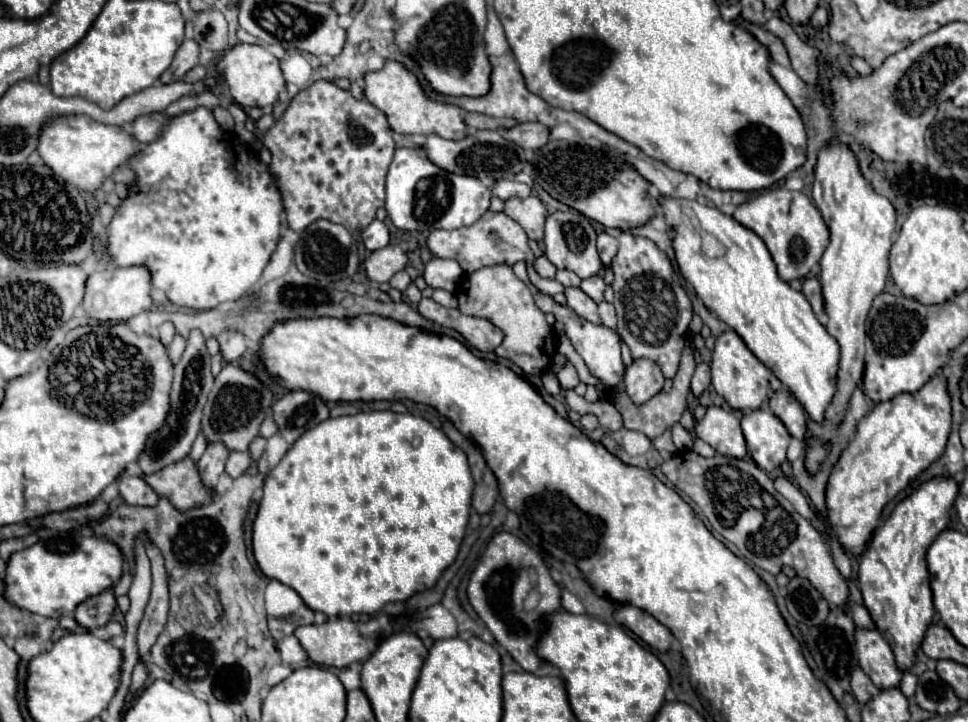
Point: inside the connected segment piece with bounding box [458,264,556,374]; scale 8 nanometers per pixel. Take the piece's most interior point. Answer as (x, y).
(494, 292)

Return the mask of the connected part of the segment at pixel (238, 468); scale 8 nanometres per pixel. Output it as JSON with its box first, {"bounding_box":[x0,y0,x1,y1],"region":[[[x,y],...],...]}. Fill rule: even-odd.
{"bounding_box":[226,452,256,478],"region":[[[230,452],[230,458],[226,462],[226,474],[232,476],[232,478],[238,478],[254,464],[256,462],[252,460],[250,452]]]}

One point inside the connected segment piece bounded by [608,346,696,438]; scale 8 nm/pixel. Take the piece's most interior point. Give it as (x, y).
(663, 411)

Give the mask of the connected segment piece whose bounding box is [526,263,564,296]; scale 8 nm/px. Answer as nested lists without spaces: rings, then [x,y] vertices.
[[[526,263],[526,269],[530,282],[542,293],[554,296],[557,293],[564,292],[564,286],[562,284],[555,279],[541,278],[534,270],[532,264]]]

